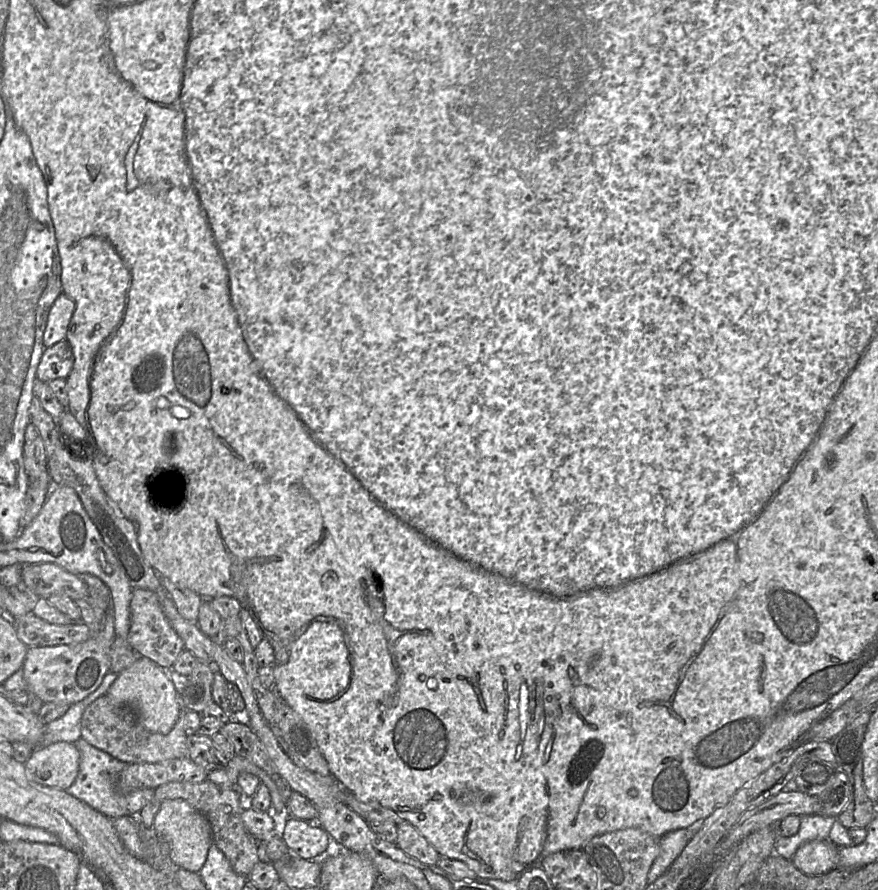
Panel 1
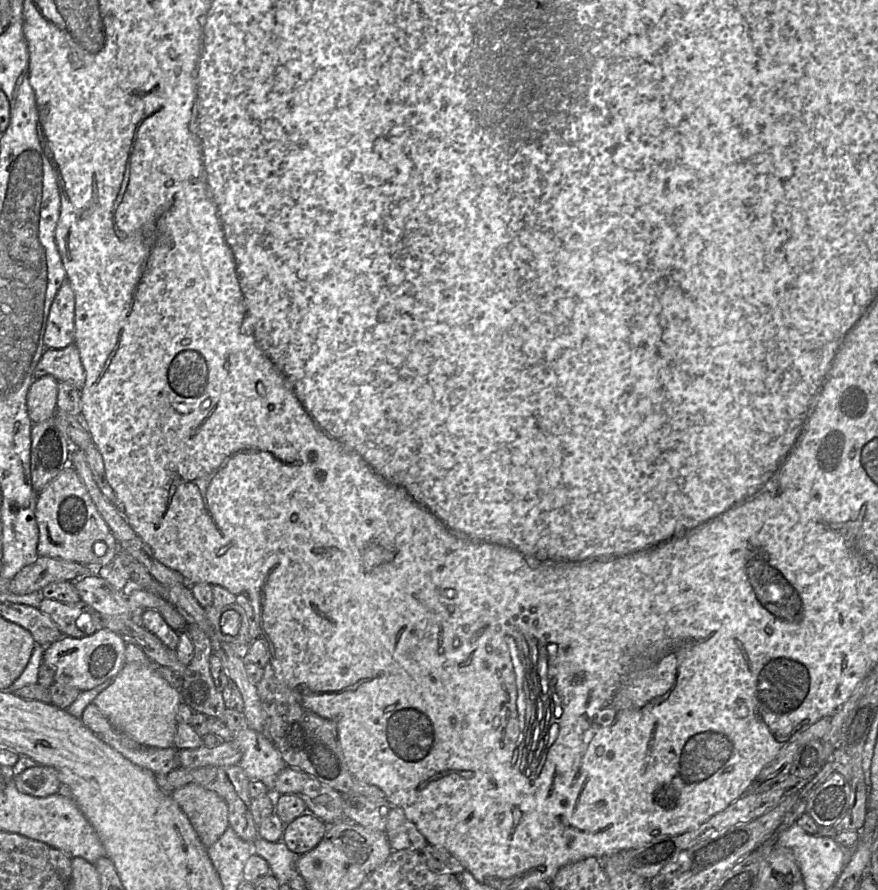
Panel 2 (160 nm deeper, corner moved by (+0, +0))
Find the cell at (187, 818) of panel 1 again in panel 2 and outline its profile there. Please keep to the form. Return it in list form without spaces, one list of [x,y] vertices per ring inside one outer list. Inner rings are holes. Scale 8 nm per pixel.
[[[190,783],[173,790],[171,796],[186,814],[206,848],[214,844],[229,826],[227,804],[216,792],[208,790],[198,784]]]

